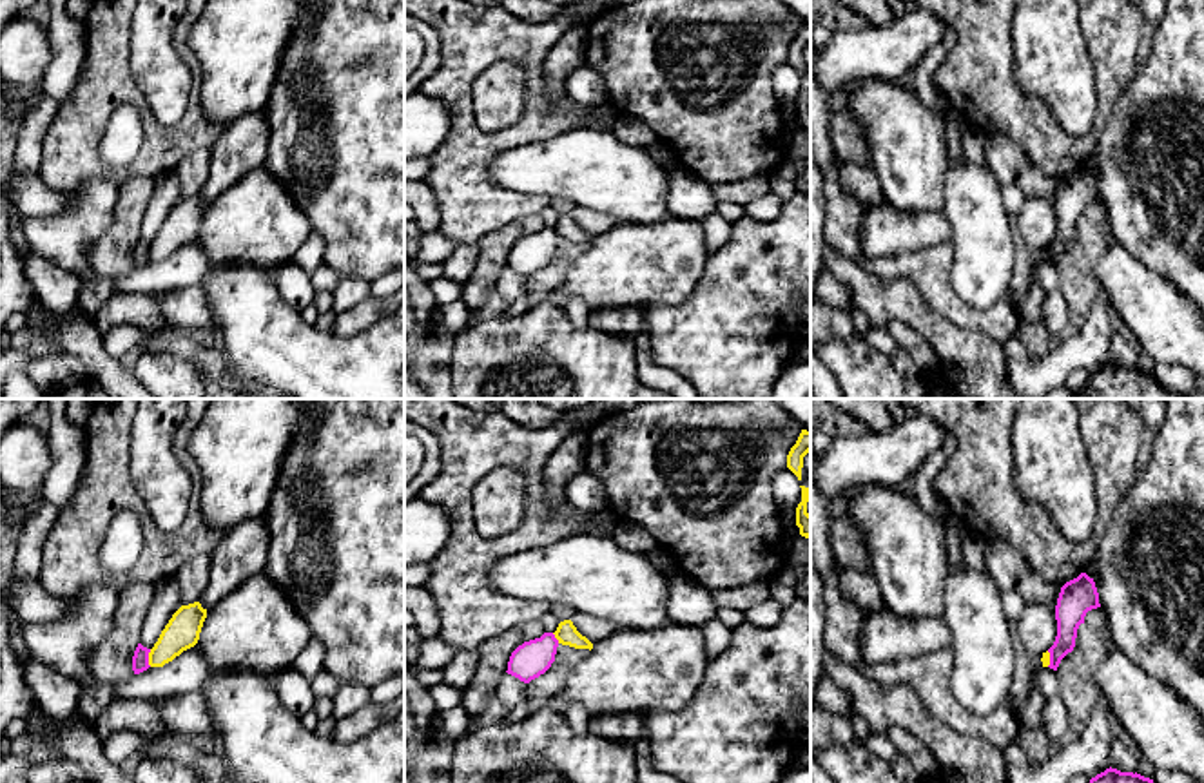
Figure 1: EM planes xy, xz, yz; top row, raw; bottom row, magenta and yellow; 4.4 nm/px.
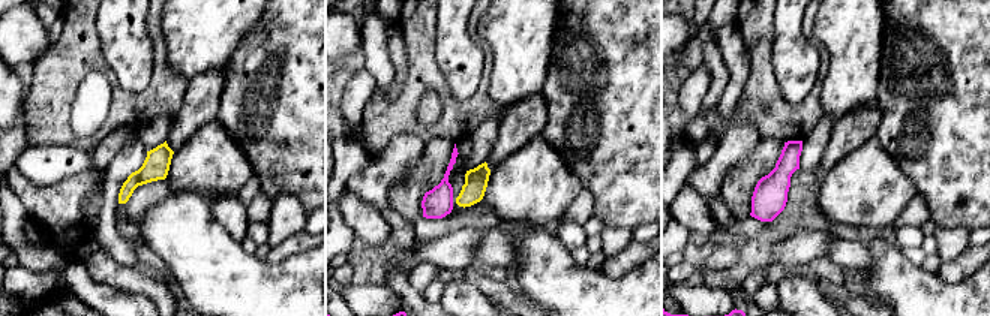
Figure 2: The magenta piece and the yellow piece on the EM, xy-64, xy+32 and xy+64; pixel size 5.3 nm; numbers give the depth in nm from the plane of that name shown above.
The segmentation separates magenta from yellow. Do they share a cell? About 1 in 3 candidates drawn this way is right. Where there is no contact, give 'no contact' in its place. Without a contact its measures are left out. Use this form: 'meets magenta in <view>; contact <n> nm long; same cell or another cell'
meets magenta in xy; contact 80 nm long; another cell

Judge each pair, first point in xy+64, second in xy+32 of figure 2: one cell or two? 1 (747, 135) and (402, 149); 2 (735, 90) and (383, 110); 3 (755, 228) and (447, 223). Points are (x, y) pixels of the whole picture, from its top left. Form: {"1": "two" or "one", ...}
{"1": "one", "2": "two", "3": "one"}

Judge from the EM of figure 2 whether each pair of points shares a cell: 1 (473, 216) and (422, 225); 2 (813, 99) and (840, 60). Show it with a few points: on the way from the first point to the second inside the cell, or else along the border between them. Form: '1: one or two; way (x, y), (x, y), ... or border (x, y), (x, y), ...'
1: one; way (461, 219), (447, 225), (434, 225)
2: two; border (830, 53), (830, 68), (821, 92), (822, 117)

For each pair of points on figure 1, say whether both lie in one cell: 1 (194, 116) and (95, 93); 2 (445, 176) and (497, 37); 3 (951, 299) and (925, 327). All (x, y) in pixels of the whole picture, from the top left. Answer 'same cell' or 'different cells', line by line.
1: same cell
2: same cell
3: different cells

